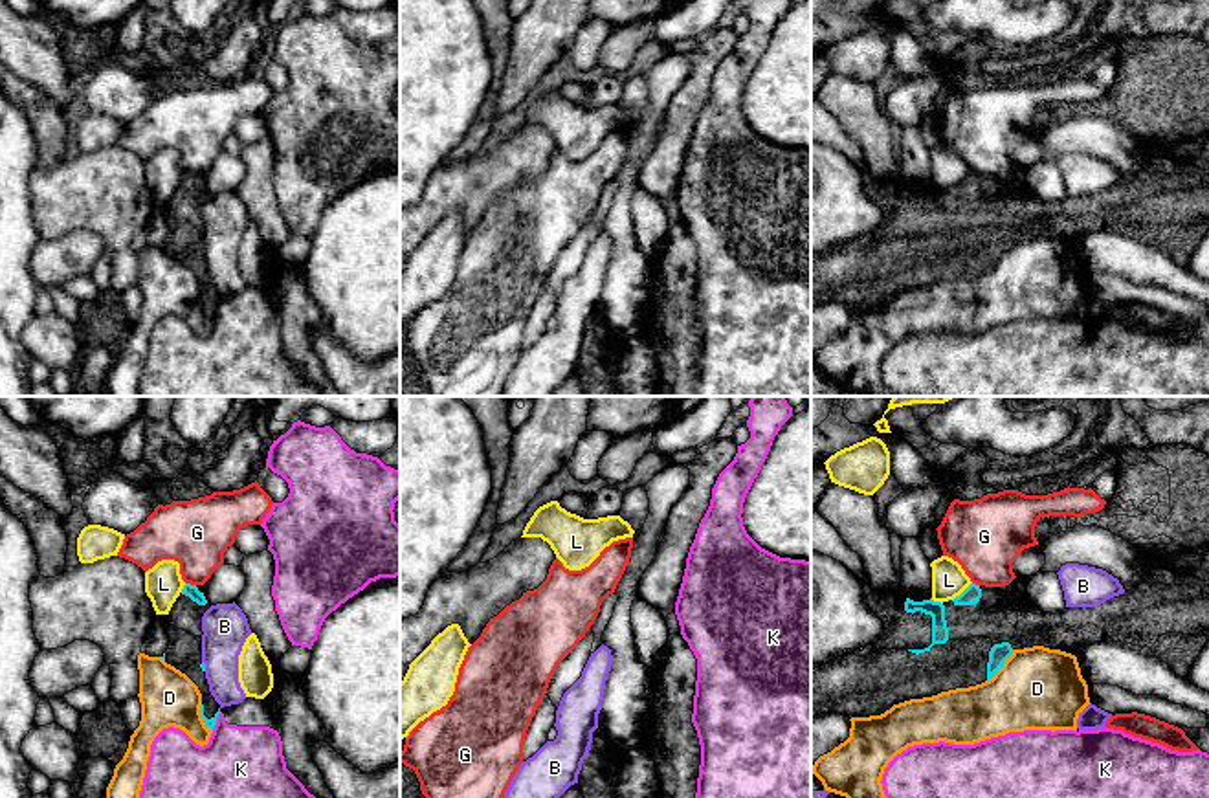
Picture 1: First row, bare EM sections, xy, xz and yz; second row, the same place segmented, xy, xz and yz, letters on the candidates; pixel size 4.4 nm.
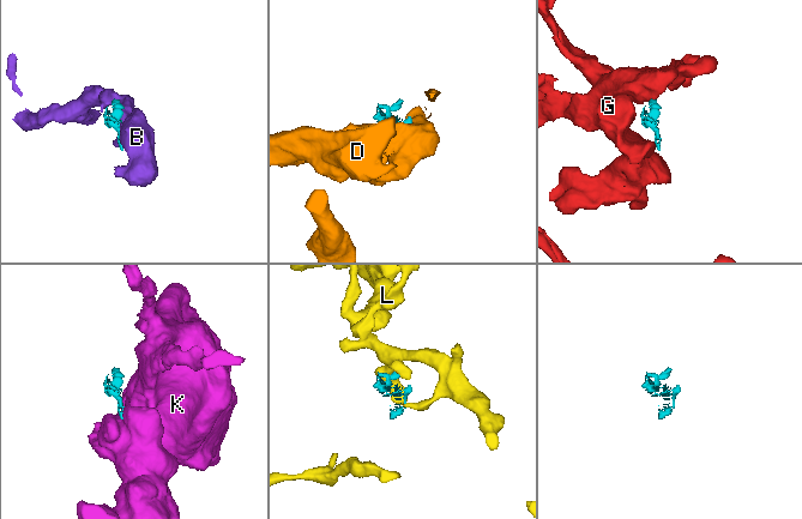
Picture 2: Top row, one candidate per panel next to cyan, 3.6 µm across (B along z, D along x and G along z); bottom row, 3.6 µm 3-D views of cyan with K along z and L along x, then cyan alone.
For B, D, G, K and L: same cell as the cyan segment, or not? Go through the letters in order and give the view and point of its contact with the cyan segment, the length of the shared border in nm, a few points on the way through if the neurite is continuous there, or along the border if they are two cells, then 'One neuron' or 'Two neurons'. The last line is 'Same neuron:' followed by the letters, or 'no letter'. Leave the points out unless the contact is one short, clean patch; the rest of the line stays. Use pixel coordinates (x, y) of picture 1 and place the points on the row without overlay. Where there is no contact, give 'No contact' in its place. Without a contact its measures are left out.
B: Touches cyan at xy (204, 255). Shared border 50 nm. Two neurons
D: Touches cyan at yz (1002, 254). Shared border 180 nm. Two neurons
G: Touches cyan at xy (189, 173). Shared border 50 nm. Boundary: xy (186, 171), (195, 175). Two neurons
K: Touches cyan at xy (215, 310). Shared border 90 nm. Boundary: xy (221, 301), (213, 318). Two neurons
L: Touches cyan at yz (964, 180). Shared border 120 nm. Boundary: yz (971, 171), (953, 189). Two neurons
Same neuron: no letter

